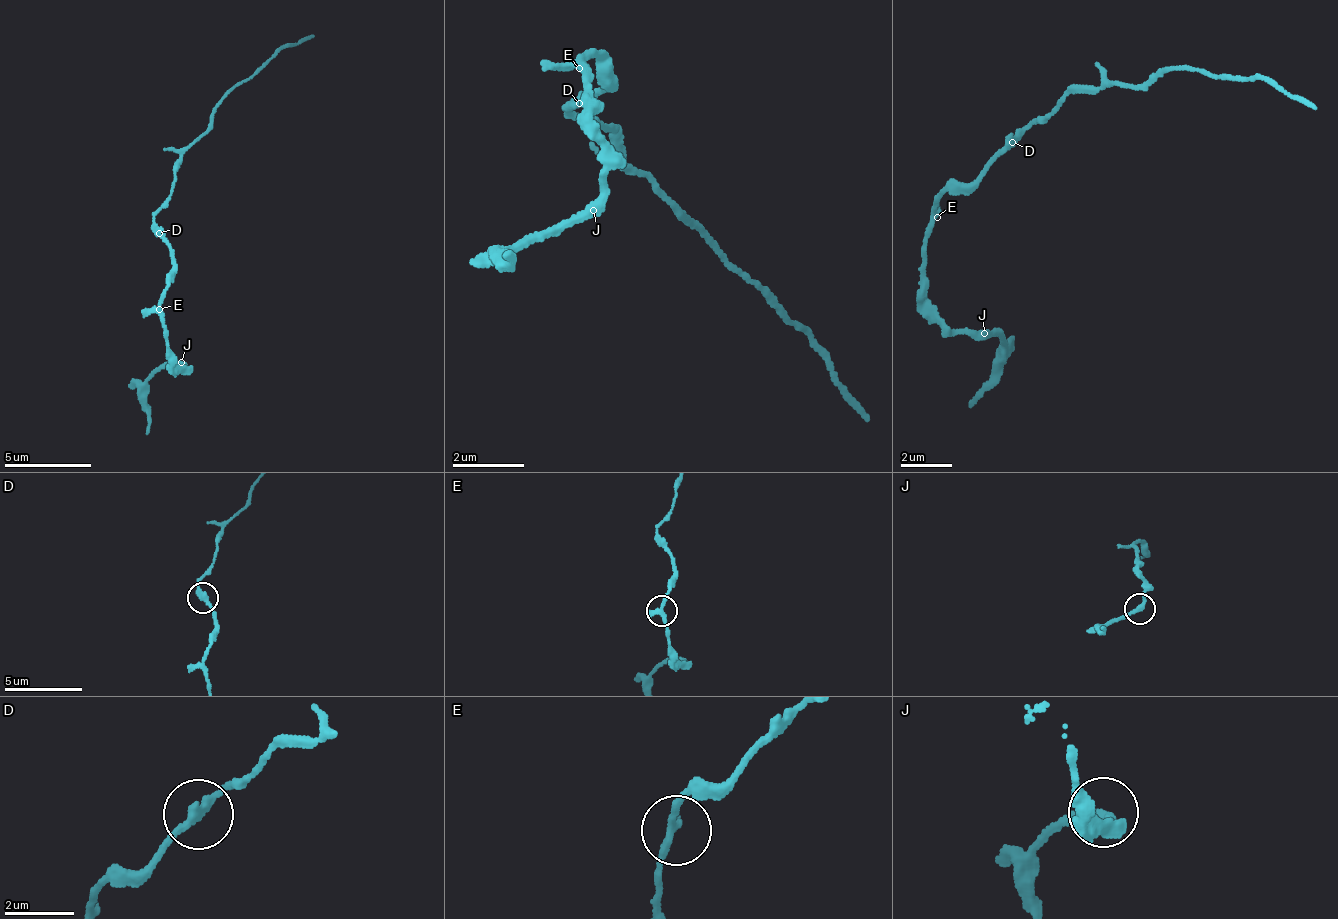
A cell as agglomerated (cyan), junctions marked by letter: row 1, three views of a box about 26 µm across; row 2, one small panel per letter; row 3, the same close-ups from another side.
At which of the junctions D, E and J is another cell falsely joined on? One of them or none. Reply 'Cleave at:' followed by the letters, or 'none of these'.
Cleave at: D

